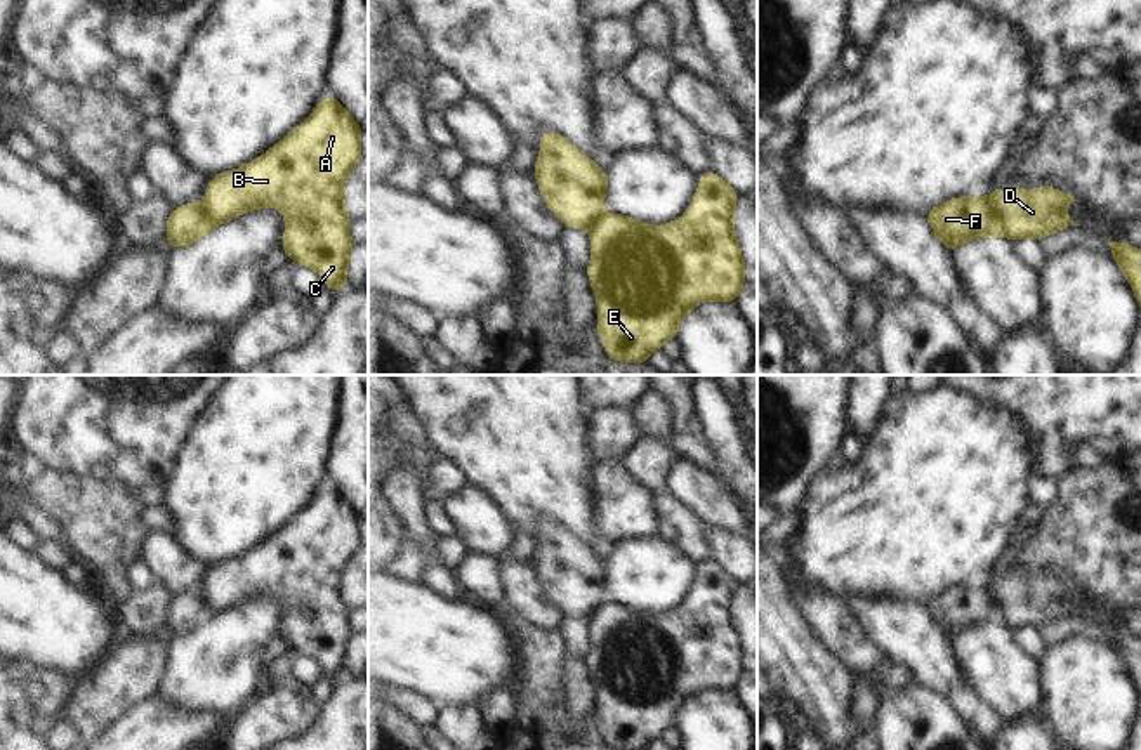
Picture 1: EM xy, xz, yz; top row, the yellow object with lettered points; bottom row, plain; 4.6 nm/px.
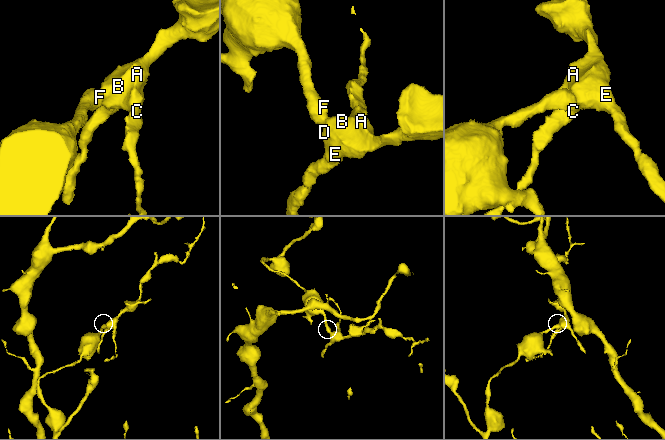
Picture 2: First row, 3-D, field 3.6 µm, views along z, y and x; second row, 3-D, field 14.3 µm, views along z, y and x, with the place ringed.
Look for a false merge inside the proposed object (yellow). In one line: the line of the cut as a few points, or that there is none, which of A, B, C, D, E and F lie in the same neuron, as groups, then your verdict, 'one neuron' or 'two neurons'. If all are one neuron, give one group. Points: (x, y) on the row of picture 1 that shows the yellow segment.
cut yz (987, 197), (1001, 217), (1006, 235); groups A B C D E / F; two neurons

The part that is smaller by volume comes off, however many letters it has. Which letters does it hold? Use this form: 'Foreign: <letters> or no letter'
Foreign: A, B, C, D, E

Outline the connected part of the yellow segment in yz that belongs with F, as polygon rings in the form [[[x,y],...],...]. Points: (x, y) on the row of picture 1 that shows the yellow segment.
[[[960,196],[933,208],[926,220],[936,238],[953,252],[959,245],[981,236],[1006,236],[1006,226],[992,200]]]

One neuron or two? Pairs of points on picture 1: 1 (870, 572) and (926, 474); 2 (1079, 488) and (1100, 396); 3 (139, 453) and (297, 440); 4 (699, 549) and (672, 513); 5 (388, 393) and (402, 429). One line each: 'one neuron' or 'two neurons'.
1: one neuron
2: two neurons
3: two neurons
4: one neuron
5: one neuron

